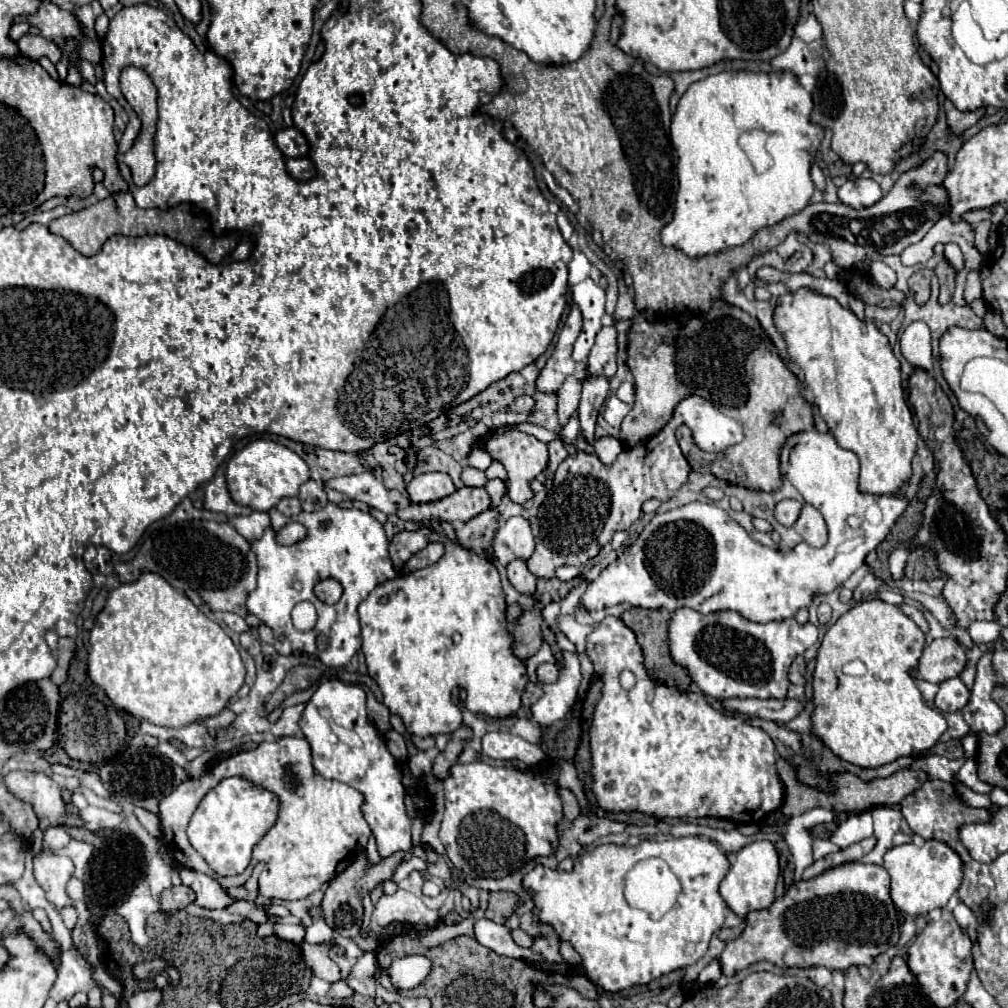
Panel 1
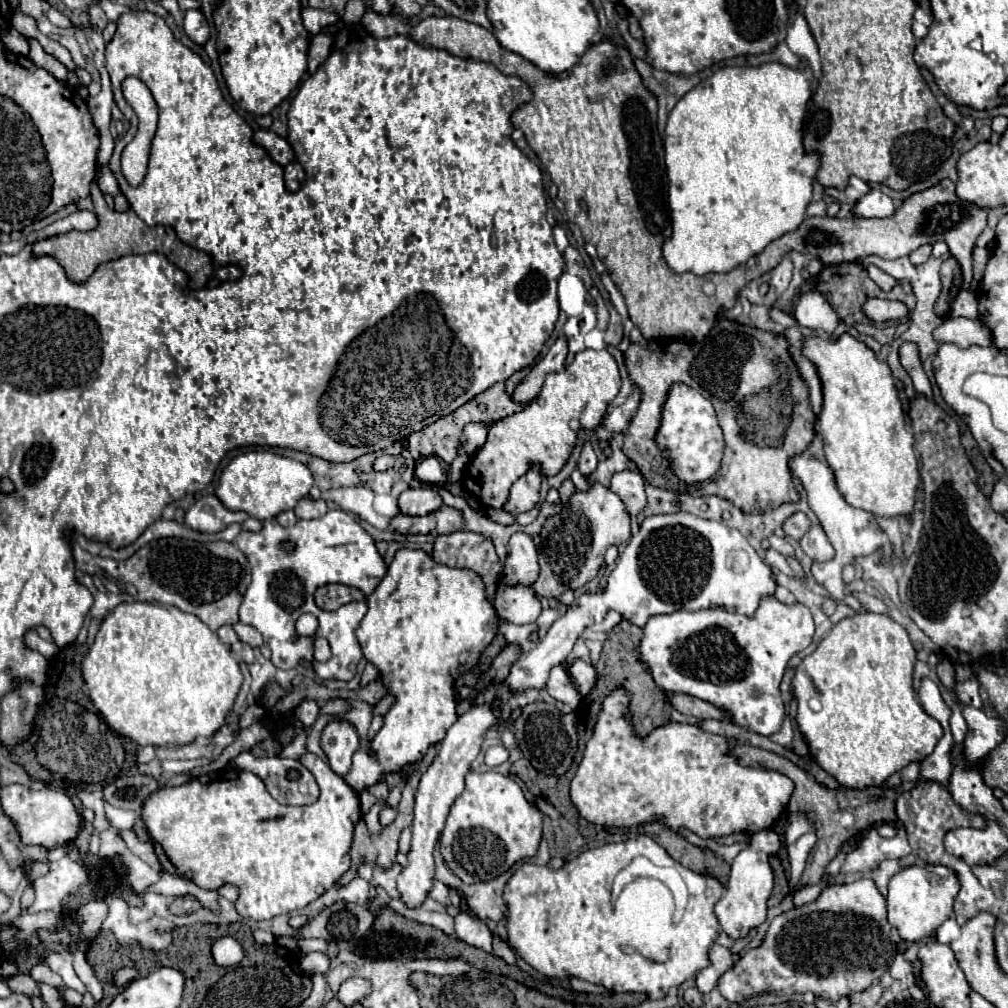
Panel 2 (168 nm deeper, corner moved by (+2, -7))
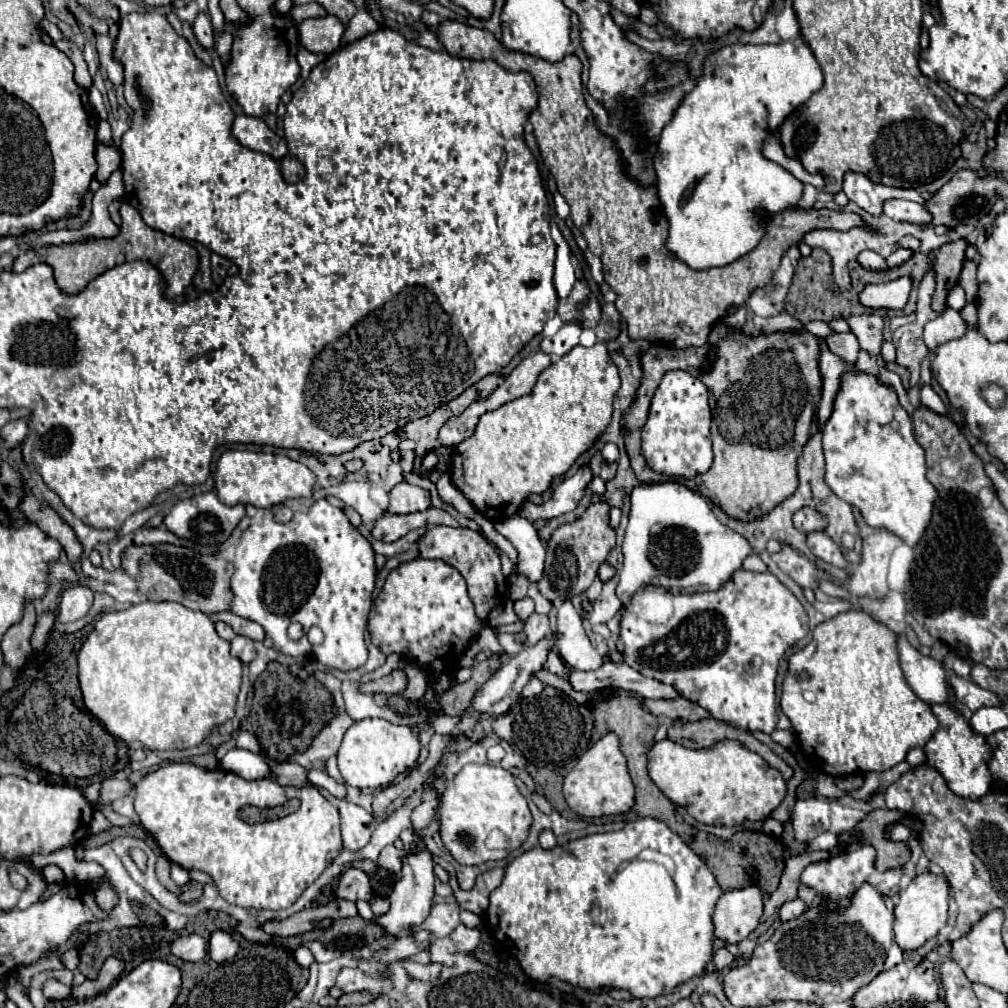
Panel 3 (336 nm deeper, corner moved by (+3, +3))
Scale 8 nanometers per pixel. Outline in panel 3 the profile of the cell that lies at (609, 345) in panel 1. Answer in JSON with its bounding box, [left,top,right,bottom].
[452,342,620,522]

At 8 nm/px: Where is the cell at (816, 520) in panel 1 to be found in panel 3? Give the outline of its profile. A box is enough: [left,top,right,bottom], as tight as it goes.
[808,532,846,568]

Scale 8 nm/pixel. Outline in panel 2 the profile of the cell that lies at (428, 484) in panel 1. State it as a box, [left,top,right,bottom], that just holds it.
[399,486,443,516]

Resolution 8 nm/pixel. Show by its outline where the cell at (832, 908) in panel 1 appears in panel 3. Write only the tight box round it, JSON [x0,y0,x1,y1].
[722,884,892,1006]

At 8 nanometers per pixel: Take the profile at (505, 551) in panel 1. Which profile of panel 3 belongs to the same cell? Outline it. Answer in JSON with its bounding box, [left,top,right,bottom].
[494,516,546,600]

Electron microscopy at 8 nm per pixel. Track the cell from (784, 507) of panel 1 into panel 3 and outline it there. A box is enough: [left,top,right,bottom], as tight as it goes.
[794,508,828,534]

